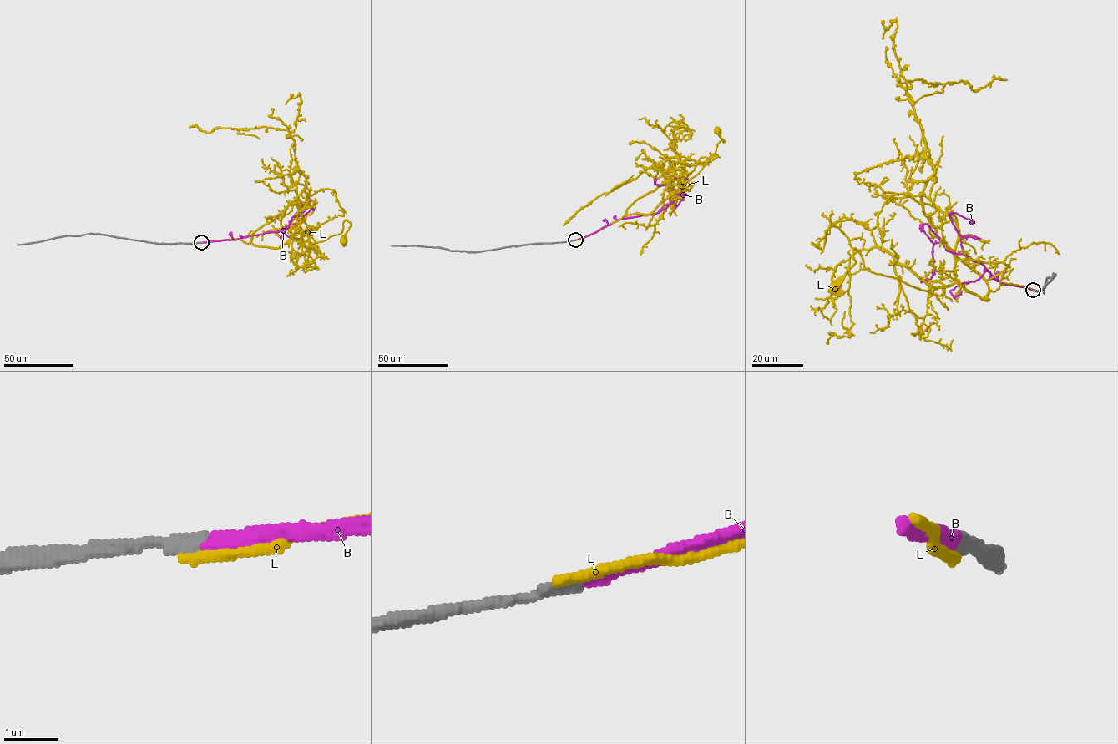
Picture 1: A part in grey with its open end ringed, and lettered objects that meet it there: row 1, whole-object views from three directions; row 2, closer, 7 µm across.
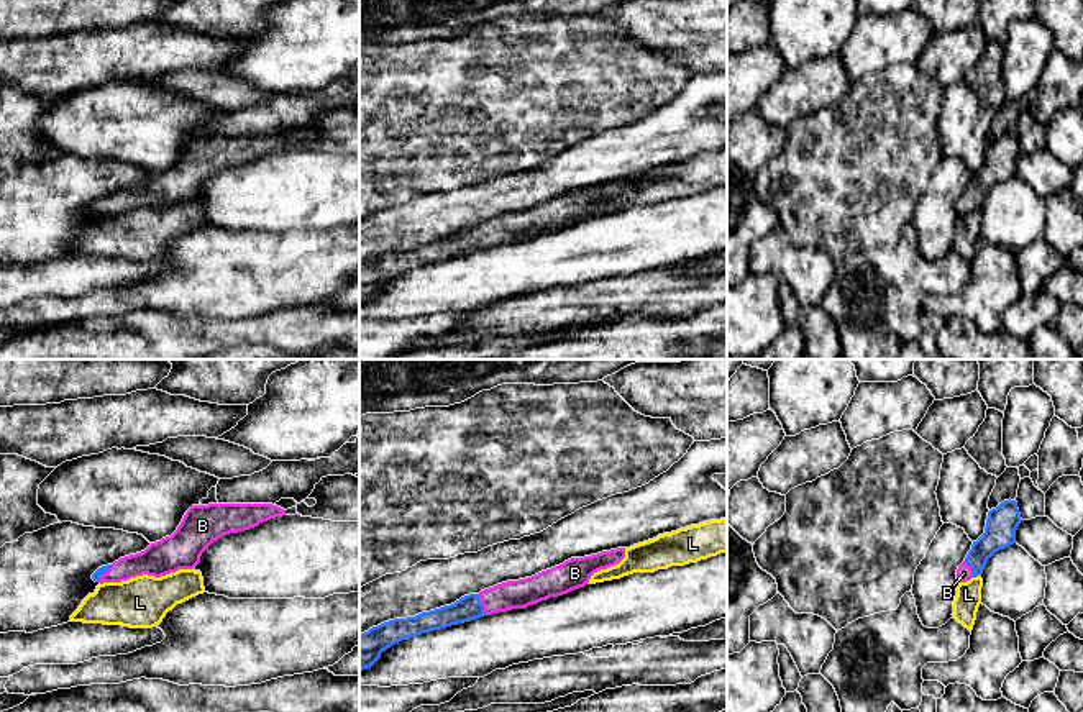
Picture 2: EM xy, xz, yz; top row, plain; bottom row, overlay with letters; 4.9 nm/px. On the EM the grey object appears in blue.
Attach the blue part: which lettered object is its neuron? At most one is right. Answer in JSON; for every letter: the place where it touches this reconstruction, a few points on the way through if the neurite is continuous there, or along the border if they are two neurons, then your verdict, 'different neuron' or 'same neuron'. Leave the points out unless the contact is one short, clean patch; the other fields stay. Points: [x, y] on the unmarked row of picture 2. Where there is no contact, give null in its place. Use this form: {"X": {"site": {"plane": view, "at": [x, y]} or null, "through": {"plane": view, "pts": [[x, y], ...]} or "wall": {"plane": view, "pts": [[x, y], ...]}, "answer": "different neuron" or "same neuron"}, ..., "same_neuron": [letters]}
{"B": {"site": {"plane": "xz", "at": [481, 237]}, "answer": "same neuron"}, "L": {"site": {"plane": "yz", "at": [977, 207]}, "wall": {"plane": "yz", "pts": [[980, 207], [973, 210]]}, "answer": "different neuron"}, "same_neuron": ["B"]}

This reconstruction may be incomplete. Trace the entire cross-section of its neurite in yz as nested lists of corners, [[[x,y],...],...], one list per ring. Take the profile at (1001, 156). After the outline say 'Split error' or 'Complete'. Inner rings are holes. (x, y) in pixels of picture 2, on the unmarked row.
[[[1004,133],[988,144],[985,166],[973,174],[965,194],[957,202],[957,213],[966,215],[981,208],[988,192],[999,182],[1016,176],[1016,162],[1022,154],[1017,135]]]. Split error

